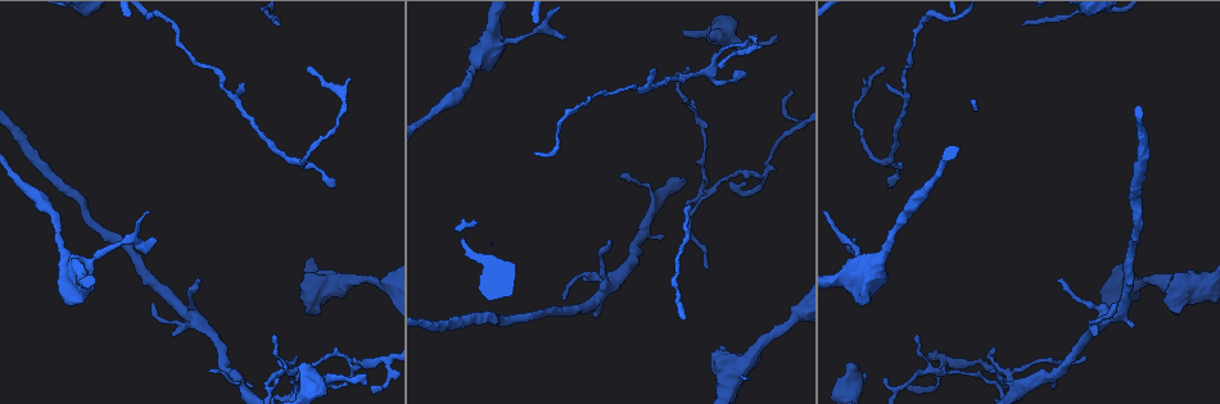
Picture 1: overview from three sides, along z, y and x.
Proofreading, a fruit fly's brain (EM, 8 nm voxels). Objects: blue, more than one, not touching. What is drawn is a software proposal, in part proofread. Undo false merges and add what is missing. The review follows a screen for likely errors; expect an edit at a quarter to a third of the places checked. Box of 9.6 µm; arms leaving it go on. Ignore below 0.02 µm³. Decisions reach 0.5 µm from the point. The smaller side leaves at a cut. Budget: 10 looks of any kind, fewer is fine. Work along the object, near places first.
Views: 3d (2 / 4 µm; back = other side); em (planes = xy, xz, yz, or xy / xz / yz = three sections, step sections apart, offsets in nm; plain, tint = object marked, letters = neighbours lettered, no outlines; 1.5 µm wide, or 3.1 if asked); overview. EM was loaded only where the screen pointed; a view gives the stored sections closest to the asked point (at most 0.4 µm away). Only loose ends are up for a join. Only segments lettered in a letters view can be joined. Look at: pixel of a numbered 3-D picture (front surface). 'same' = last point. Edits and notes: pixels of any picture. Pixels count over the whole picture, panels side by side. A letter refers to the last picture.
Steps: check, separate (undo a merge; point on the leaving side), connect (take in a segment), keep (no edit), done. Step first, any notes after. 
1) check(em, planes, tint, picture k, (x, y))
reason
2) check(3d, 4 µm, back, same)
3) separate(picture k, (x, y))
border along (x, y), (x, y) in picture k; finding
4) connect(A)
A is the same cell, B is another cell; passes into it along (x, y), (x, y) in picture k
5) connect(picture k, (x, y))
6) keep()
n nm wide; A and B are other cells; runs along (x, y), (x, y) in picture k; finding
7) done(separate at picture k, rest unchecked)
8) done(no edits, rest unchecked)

check(3d, 4 µm, picture 1, (301, 163))
branch point

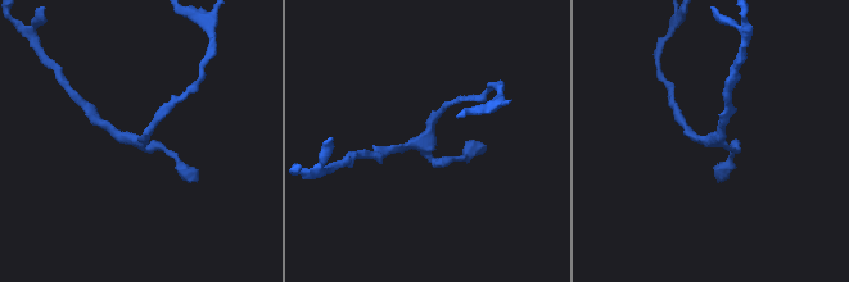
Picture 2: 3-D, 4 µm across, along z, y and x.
check(em, planes, letters, picture 2, (140, 143))
now the EM

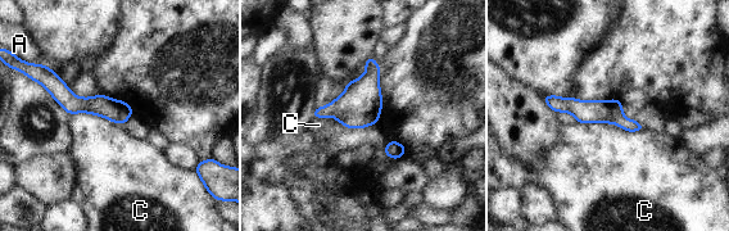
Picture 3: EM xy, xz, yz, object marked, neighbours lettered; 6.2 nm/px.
keep()
A and C are other cells; runs along (547, 99), (611, 112), (639, 127) in picture 3; one cell here

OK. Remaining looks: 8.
check(em, planes, tint, picture 1, (1060, 282))
tapers out

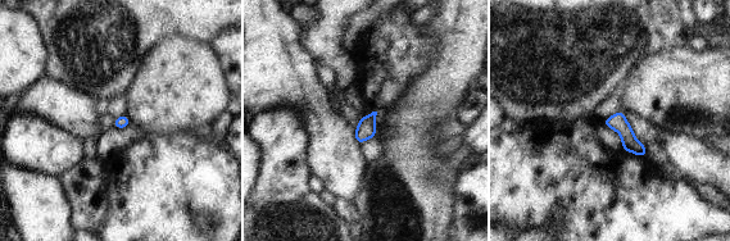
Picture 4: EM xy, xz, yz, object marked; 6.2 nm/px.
check(em, planes, letters, same)
what lies round it

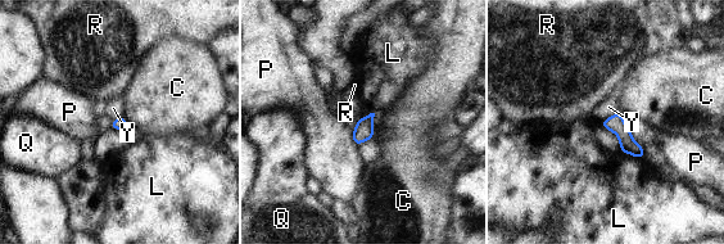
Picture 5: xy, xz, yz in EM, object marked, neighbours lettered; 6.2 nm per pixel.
keep()
C, L, P, Q, R and Y are other cells; none of them fits

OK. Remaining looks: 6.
check(em, planes, tint, picture 1, (88, 263))
three-way junction

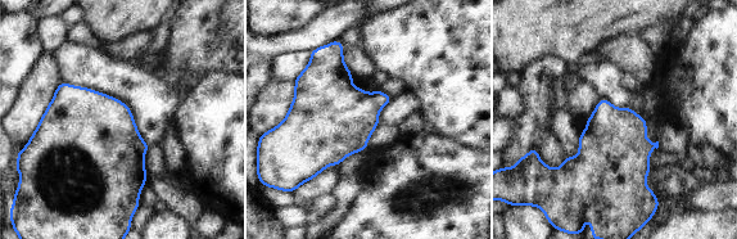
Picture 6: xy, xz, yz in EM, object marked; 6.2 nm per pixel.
check(em, planes, letters, same)
see the neighbours

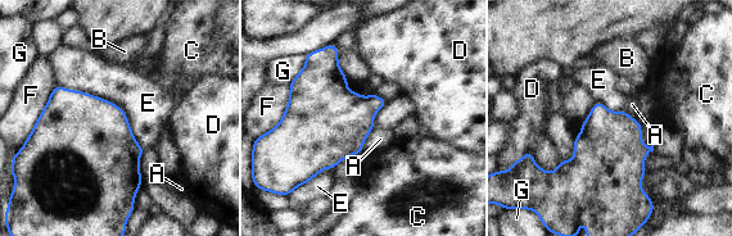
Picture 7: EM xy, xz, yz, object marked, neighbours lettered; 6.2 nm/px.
keep()
400 nm wide; A, B, C, D, E, F and G are other cells; all the same cell

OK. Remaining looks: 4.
check(em, xz, step 4, tint, picture 1, (779, 40))
an open end

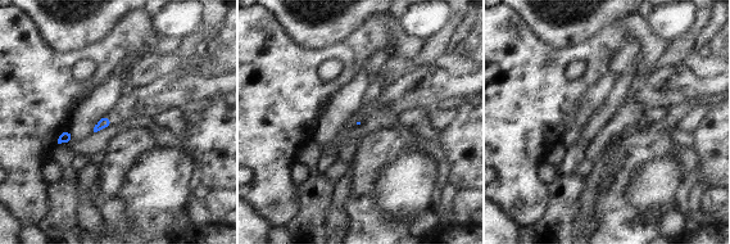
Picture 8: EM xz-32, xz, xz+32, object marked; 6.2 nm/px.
check(em, planes, letters, same)

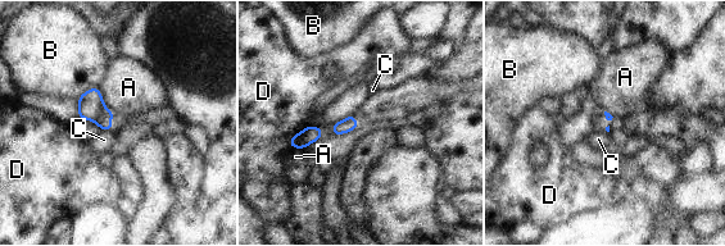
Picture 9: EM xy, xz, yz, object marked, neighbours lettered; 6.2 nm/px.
keep()
A, B, C and D are other cells; border along (96, 87), (103, 104), (113, 113) in picture 9; none of them fits

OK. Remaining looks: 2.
done(no edits, rest unchecked)

